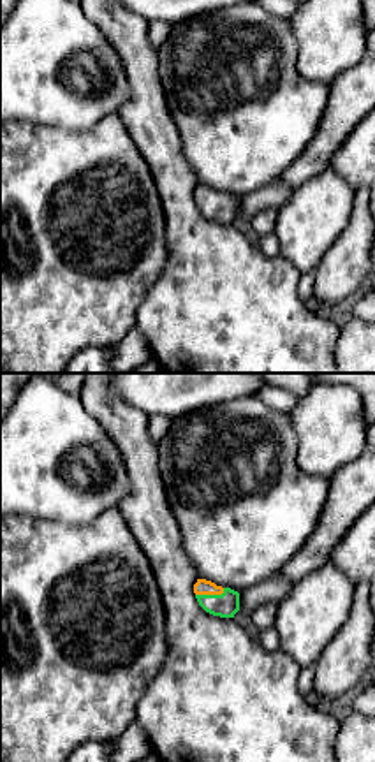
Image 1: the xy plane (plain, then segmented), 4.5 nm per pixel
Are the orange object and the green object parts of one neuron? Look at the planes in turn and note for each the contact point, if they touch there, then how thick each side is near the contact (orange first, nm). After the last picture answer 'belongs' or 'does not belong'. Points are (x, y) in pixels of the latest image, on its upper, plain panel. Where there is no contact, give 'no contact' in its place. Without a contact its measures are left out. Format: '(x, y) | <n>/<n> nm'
(210, 199) | 70/110 nm

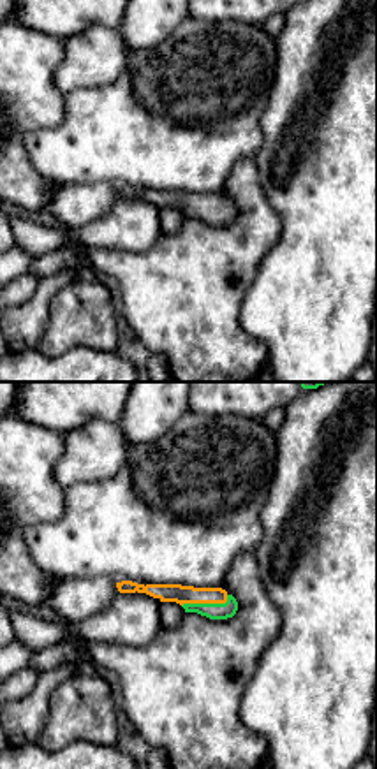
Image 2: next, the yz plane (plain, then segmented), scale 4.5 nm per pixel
(206, 208) | 90/80 nm

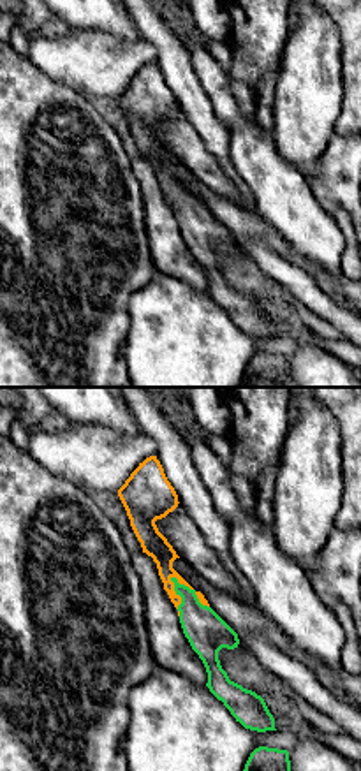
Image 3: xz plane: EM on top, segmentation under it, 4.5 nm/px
(191, 194) | 110/190 nm

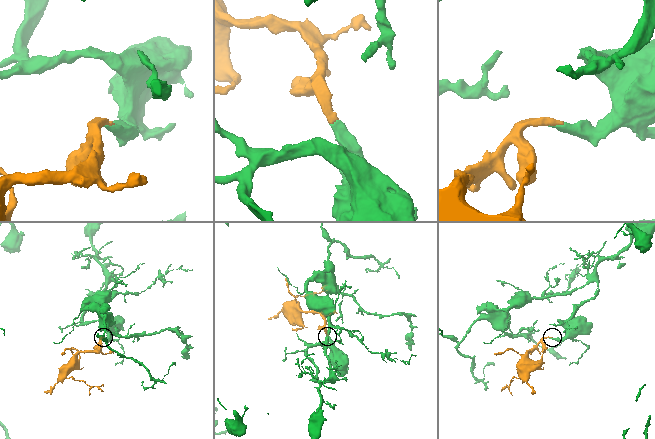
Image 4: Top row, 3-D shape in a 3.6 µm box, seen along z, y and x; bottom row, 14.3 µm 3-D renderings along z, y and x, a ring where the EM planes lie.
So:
belongs

